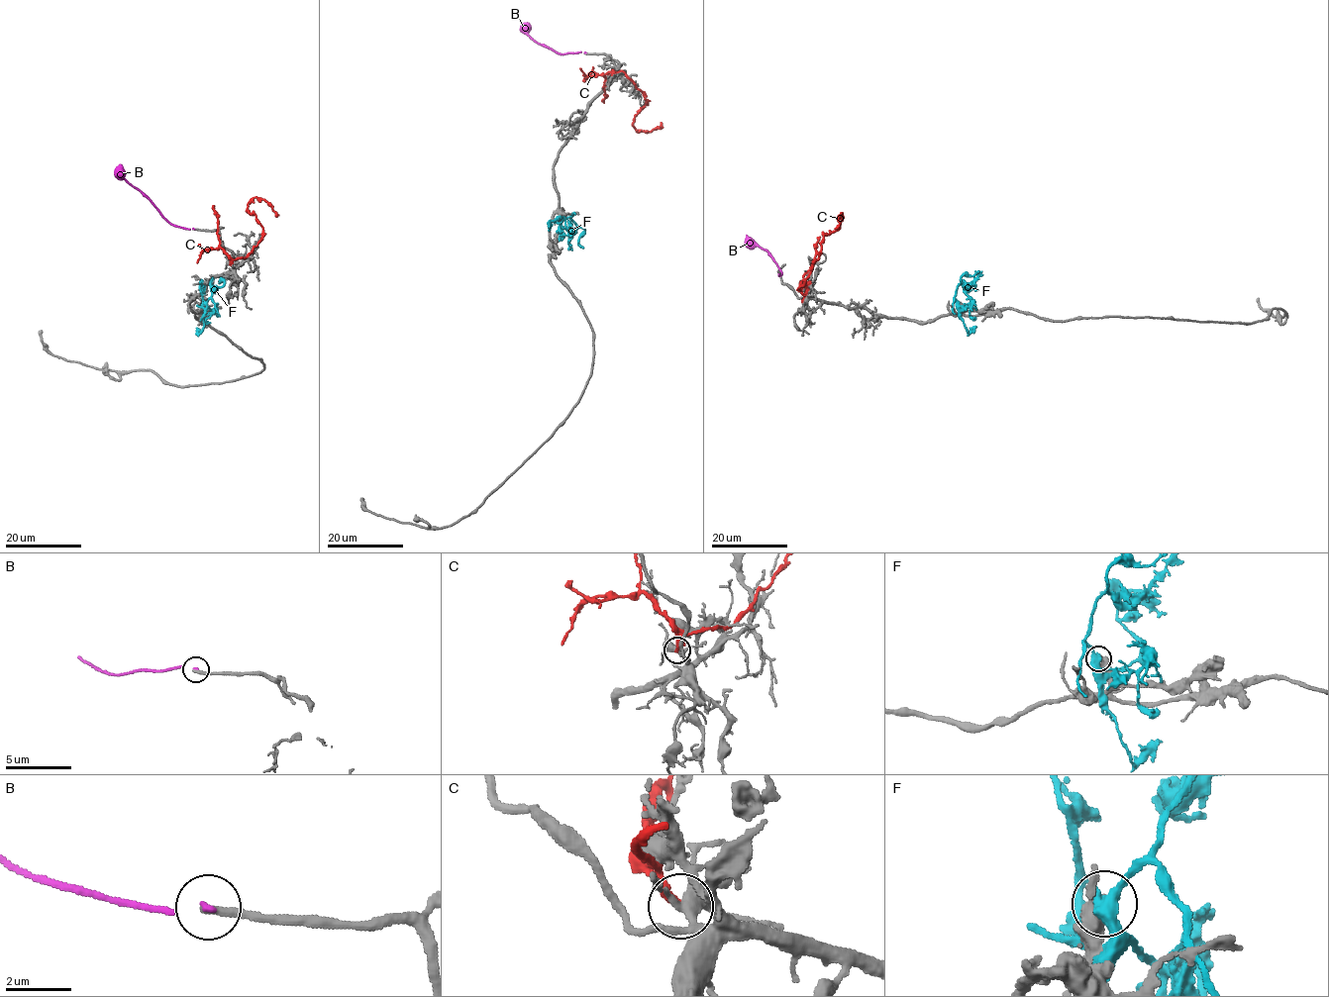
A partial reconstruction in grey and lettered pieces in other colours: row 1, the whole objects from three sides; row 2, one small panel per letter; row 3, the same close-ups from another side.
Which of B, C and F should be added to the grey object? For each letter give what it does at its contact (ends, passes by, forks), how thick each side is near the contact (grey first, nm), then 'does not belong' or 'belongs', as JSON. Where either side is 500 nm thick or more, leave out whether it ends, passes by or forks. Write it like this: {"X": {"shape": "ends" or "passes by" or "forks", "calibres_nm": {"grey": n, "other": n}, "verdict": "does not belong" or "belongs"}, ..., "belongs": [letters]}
{"B": {"shape": "ends", "calibres_nm": {"grey": 280, "other": 110}, "verdict": "does not belong"}, "C": {"shape": "ends", "calibres_nm": {"grey": 380, "other": 360}, "verdict": "does not belong"}, "F": {"shape": "passes by", "calibres_nm": {"grey": 480, "other": 440}, "verdict": "does not belong"}, "belongs": []}

